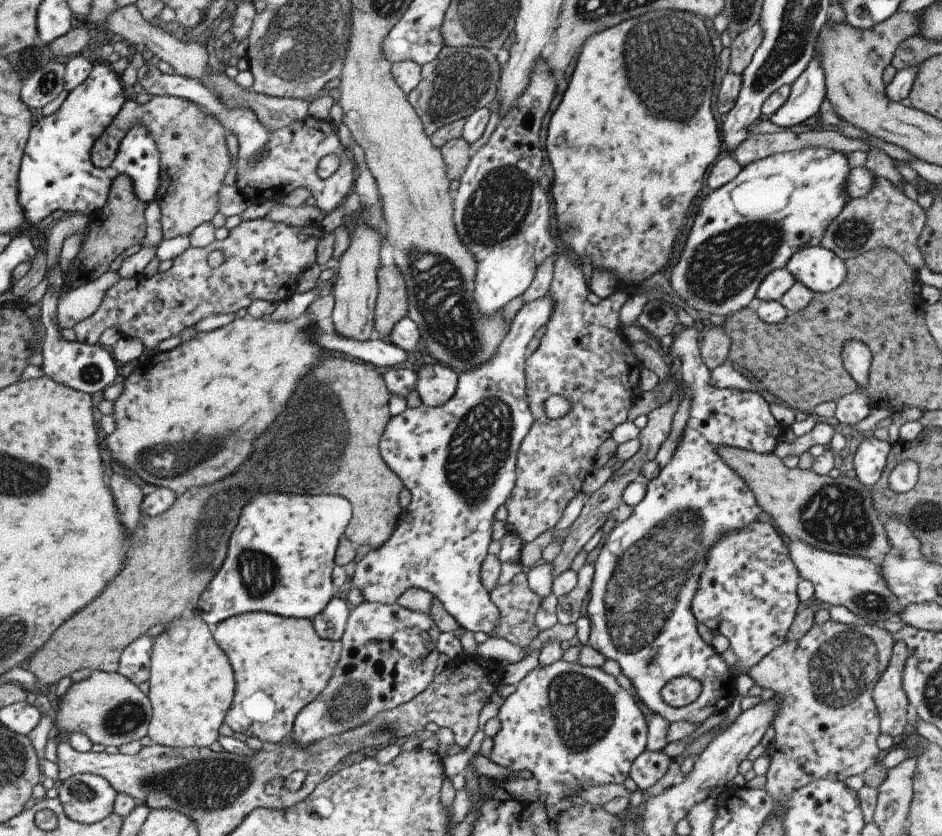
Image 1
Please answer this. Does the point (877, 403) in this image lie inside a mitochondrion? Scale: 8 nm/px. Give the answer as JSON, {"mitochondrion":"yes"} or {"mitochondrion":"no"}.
{"mitochondrion":"no"}

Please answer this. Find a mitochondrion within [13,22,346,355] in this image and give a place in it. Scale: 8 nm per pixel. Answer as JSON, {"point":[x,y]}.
{"point":[48,80]}

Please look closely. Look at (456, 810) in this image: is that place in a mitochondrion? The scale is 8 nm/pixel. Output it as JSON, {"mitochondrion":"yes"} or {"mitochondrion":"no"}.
{"mitochondrion":"no"}

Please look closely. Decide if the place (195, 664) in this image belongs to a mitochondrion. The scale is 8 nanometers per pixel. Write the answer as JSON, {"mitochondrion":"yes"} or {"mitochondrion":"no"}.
{"mitochondrion":"no"}

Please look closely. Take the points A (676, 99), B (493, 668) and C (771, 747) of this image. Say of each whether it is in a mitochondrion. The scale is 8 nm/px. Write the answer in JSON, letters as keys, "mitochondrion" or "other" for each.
{"A":"mitochondrion","B":"other","C":"other"}

